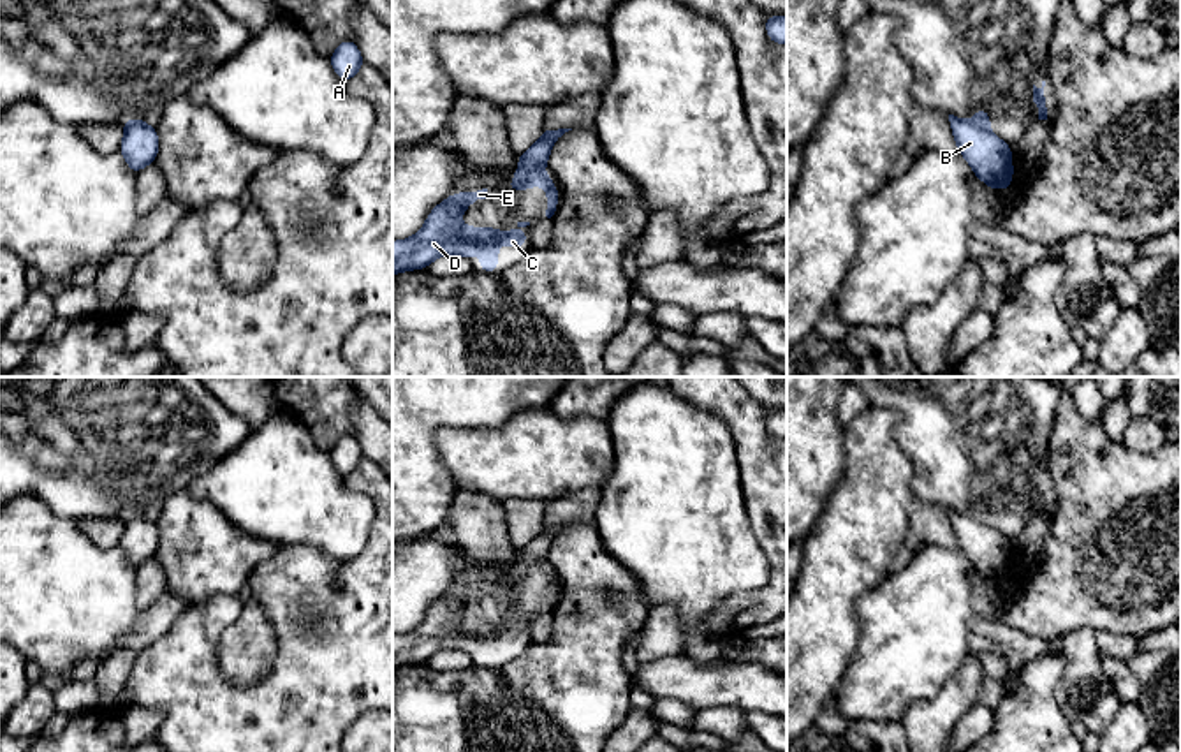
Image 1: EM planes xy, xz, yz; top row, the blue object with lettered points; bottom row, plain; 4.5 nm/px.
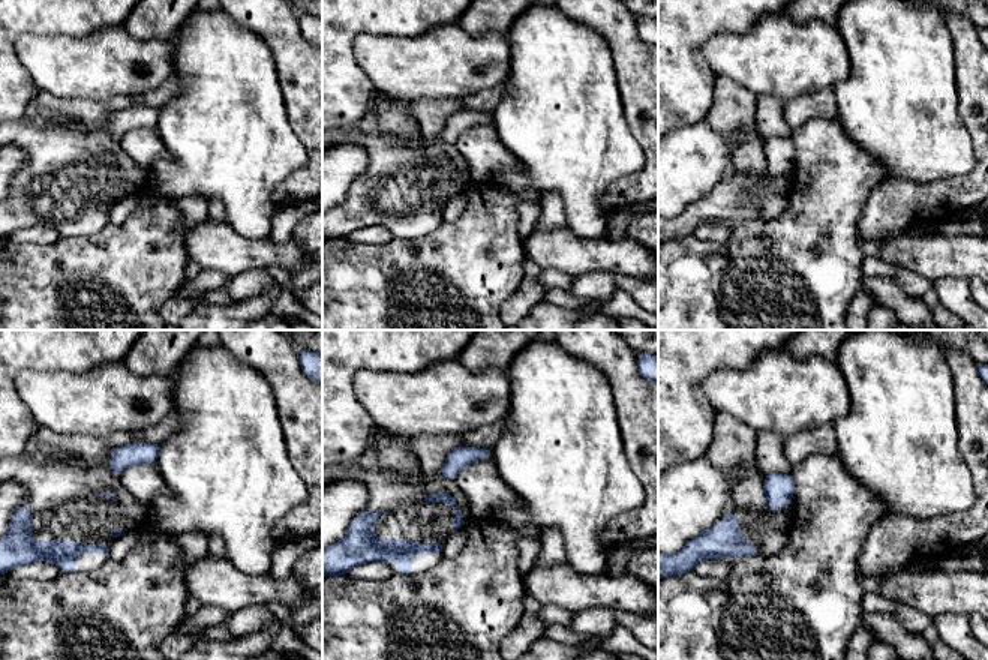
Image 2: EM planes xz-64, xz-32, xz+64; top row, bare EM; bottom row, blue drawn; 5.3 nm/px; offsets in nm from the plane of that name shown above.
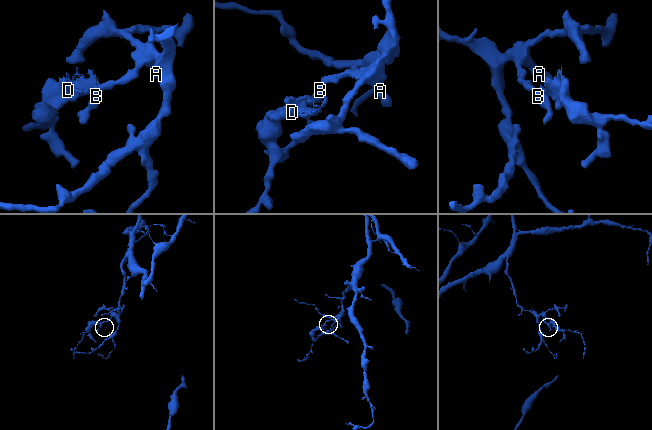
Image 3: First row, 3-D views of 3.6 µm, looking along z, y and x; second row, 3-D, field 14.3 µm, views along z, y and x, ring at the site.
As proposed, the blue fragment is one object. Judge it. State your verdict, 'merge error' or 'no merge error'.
merge error

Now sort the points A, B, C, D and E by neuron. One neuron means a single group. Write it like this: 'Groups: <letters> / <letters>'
Groups: A B / C D E

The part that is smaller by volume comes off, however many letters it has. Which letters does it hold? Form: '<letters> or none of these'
C, D, E

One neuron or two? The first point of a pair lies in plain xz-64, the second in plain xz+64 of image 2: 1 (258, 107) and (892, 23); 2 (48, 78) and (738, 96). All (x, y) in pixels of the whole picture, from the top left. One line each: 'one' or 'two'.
1: one
2: two

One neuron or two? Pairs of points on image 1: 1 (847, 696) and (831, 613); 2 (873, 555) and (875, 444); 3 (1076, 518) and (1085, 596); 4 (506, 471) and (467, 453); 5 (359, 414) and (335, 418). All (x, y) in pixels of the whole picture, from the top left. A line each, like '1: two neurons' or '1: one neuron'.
1: two neurons
2: one neuron
3: one neuron
4: one neuron
5: two neurons

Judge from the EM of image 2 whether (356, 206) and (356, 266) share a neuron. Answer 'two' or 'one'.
two

